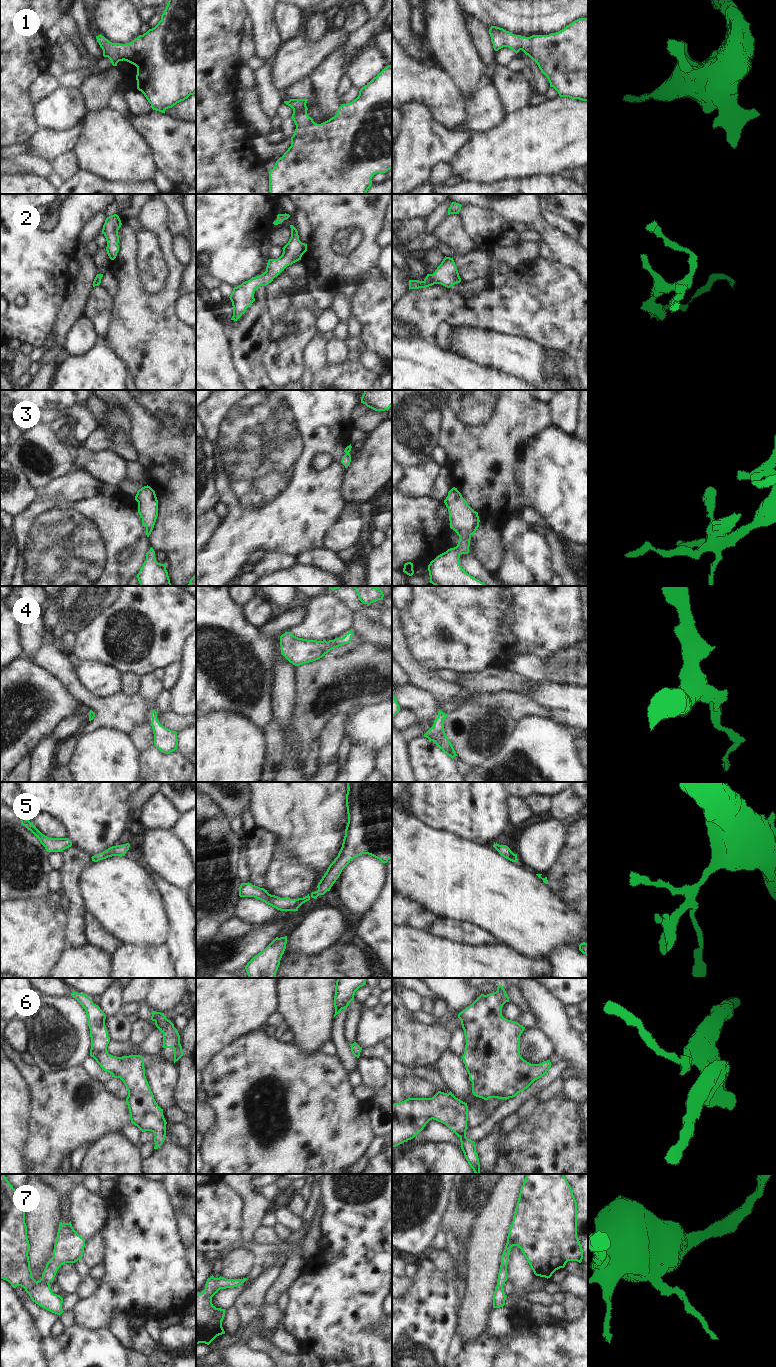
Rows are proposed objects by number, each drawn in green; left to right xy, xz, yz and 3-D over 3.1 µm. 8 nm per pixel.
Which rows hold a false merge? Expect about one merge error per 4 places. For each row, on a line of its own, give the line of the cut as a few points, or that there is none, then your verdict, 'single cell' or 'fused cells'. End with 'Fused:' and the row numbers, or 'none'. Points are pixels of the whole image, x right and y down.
1: cut none; single cell
2: cut none; single cell
3: cut none; single cell
4: cut none; single cell
5: cut none; single cell
6: cut none; single cell
7: cut none; single cell
Fused: none

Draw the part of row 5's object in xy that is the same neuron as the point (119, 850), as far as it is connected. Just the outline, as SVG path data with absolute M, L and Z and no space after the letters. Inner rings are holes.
M126 843L123 845L116 845L108 848L107 850L92 856L92 861L98 862L100 860L106 859L112 856L125 856L126 852L129 850L130 844Z

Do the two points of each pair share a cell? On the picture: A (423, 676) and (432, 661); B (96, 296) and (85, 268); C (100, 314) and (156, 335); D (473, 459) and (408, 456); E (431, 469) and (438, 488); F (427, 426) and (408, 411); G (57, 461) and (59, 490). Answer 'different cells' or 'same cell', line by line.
A: different cells
B: different cells
C: different cells
D: different cells
E: different cells
F: same cell
G: different cells

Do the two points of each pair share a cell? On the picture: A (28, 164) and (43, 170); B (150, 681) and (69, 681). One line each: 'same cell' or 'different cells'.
A: same cell
B: different cells

